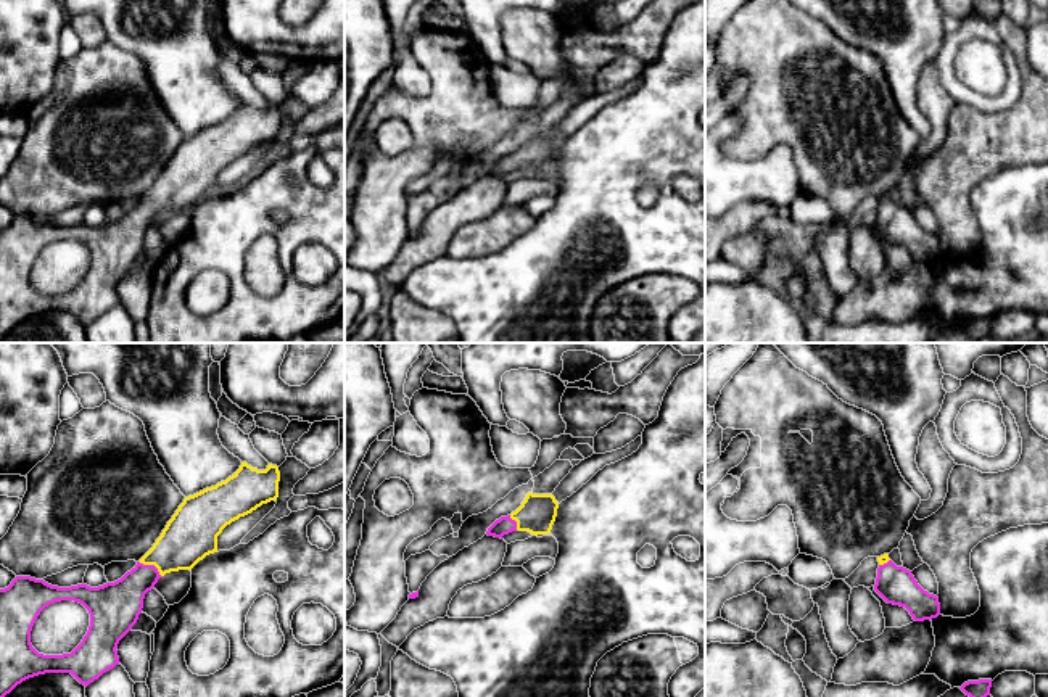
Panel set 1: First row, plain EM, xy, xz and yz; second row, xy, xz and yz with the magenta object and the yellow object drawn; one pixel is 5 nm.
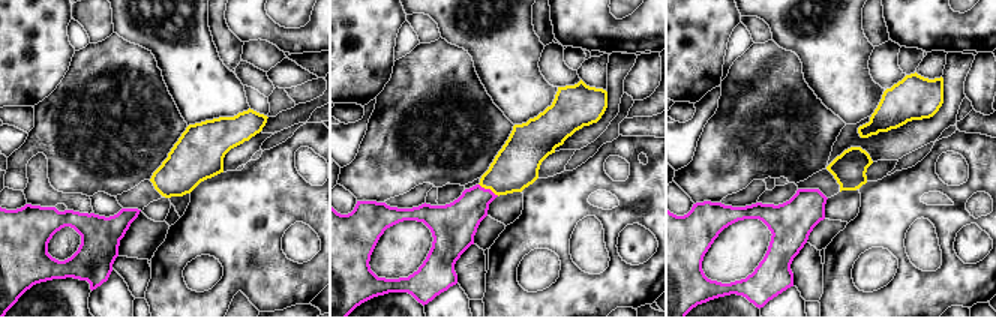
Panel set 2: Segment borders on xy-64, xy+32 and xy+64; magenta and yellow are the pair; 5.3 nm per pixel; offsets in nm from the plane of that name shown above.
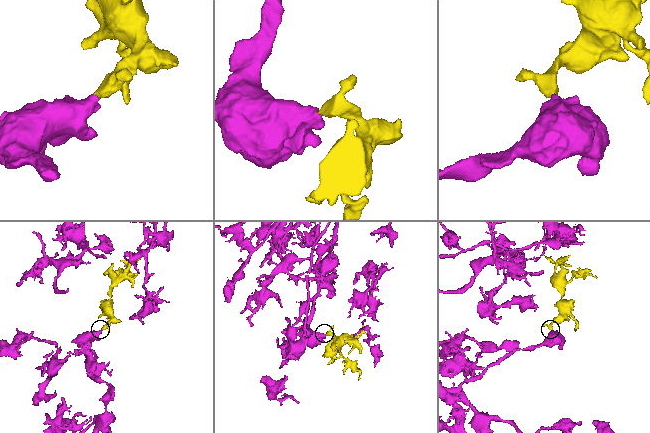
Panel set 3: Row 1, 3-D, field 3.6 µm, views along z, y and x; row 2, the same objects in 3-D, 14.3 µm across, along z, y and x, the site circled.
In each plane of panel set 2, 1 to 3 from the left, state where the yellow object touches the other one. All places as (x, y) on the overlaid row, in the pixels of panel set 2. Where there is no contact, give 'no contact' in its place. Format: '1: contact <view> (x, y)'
1: no contact
2: contact xy+32 (489, 189)
3: no contact

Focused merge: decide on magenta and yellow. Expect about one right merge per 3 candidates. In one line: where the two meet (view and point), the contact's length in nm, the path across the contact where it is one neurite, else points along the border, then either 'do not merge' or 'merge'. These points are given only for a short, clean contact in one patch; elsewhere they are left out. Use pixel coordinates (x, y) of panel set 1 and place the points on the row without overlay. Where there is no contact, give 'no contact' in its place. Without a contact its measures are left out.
contact xy (152, 205); length 150 nm; way xy (119, 243), (152, 205), (190, 174); merge

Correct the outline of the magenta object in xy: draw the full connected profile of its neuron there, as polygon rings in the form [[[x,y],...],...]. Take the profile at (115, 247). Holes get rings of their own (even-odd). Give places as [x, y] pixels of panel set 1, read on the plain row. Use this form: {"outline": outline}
{"outline": [[[241,101],[240,108],[225,121],[206,127],[184,138],[167,161],[153,187],[121,219],[98,227],[77,224],[58,227],[31,216],[16,216],[11,224],[0,229],[0,341],[23,320],[45,312],[71,312],[85,327],[103,312],[119,304],[118,283],[137,262],[143,238],[166,212],[192,209],[206,195],[217,192],[217,175],[232,161],[245,156],[279,137],[280,111],[269,103],[258,109]],[[74,240],[90,253],[90,266],[82,282],[63,295],[39,293],[31,283],[32,266],[40,251],[50,243]]]}

